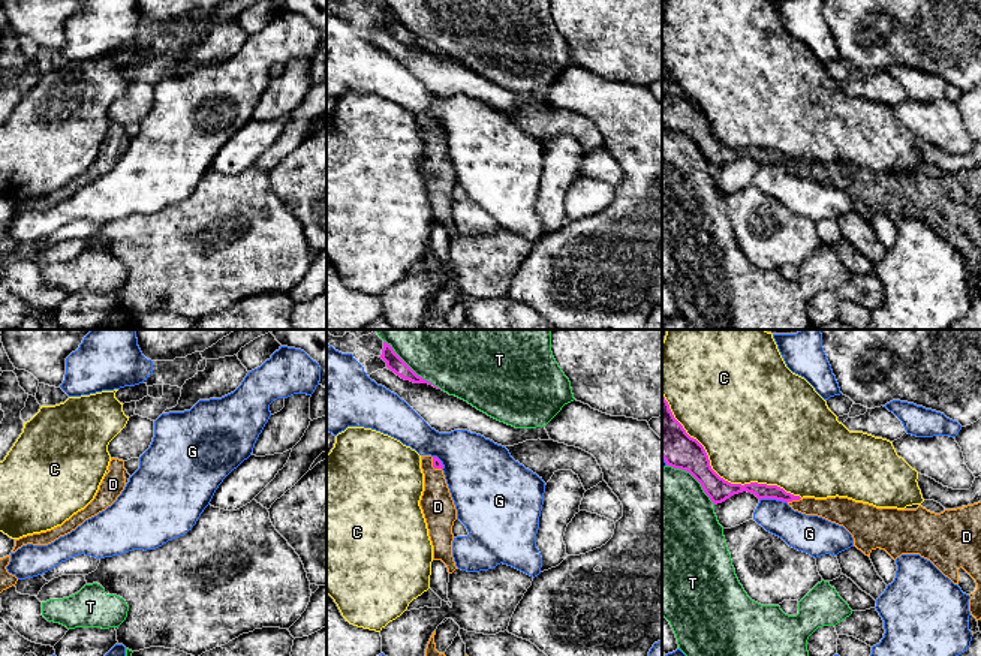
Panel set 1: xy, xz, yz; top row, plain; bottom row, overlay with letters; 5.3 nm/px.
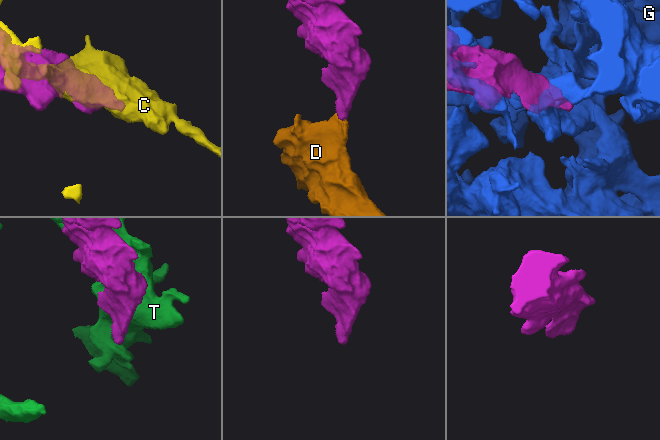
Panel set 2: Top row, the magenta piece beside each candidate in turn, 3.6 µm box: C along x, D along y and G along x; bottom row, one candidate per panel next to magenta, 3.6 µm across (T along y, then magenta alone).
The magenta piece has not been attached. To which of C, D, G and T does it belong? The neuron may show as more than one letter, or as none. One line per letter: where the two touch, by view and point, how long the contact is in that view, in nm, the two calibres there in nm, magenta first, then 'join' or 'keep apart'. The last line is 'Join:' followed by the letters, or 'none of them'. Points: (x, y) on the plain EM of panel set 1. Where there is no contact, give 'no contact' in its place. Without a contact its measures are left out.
C: yz (718, 140) | 950 nm | 190/460 nm | keep apart
D: yz (793, 164) | 80 nm | 80/140 nm | join
G: yz (773, 162) | 150 nm | 80/190 nm | keep apart
T: xz (411, 33) | 400 nm | 90/320 nm | keep apart
Join: D

